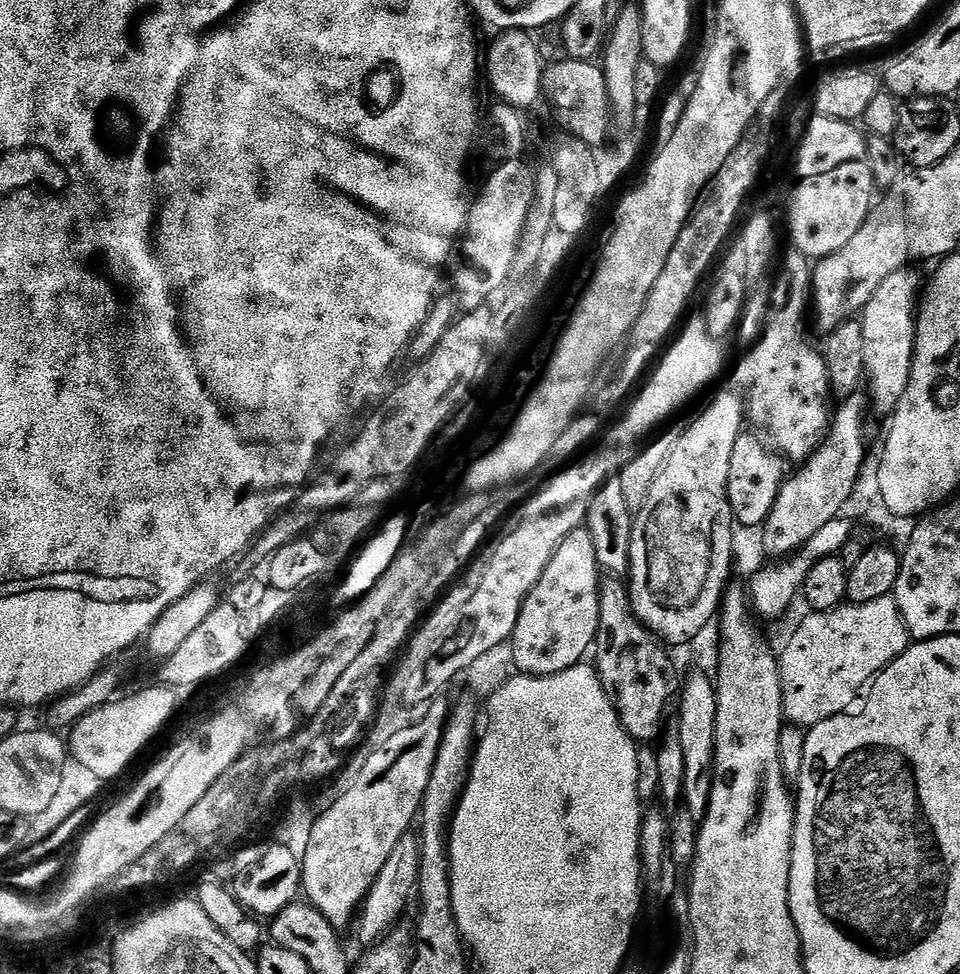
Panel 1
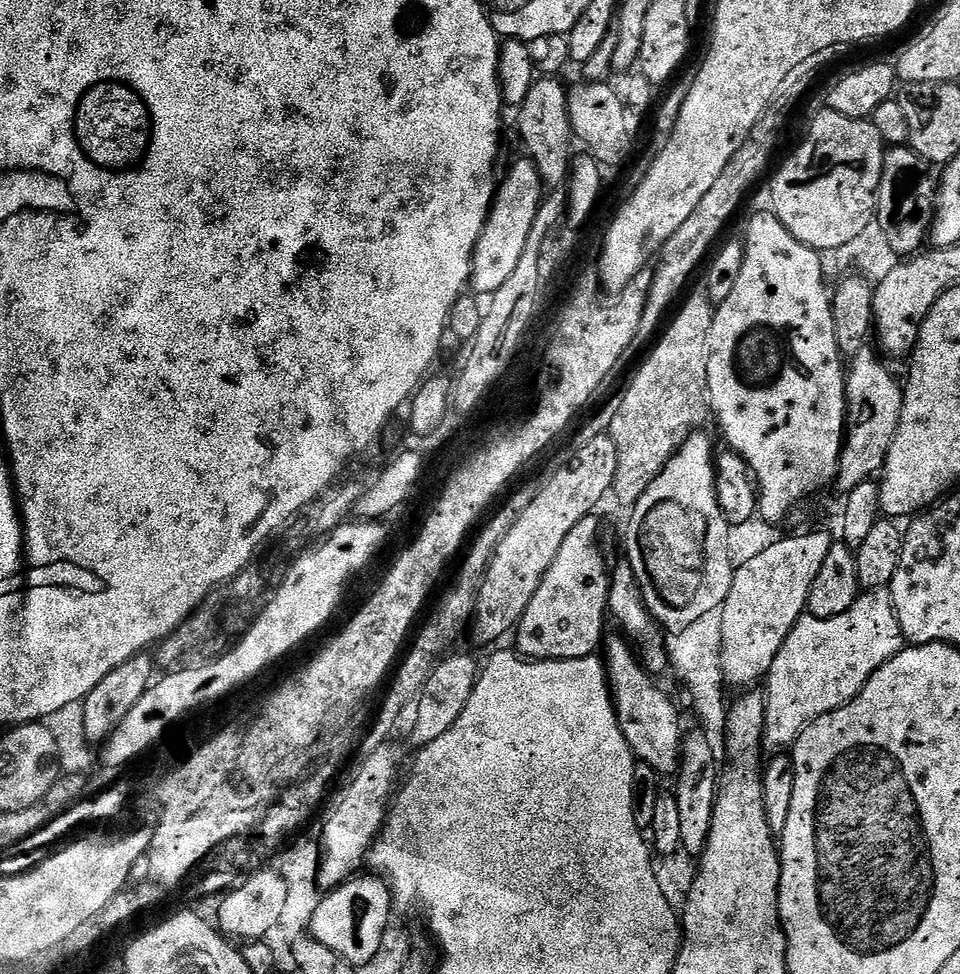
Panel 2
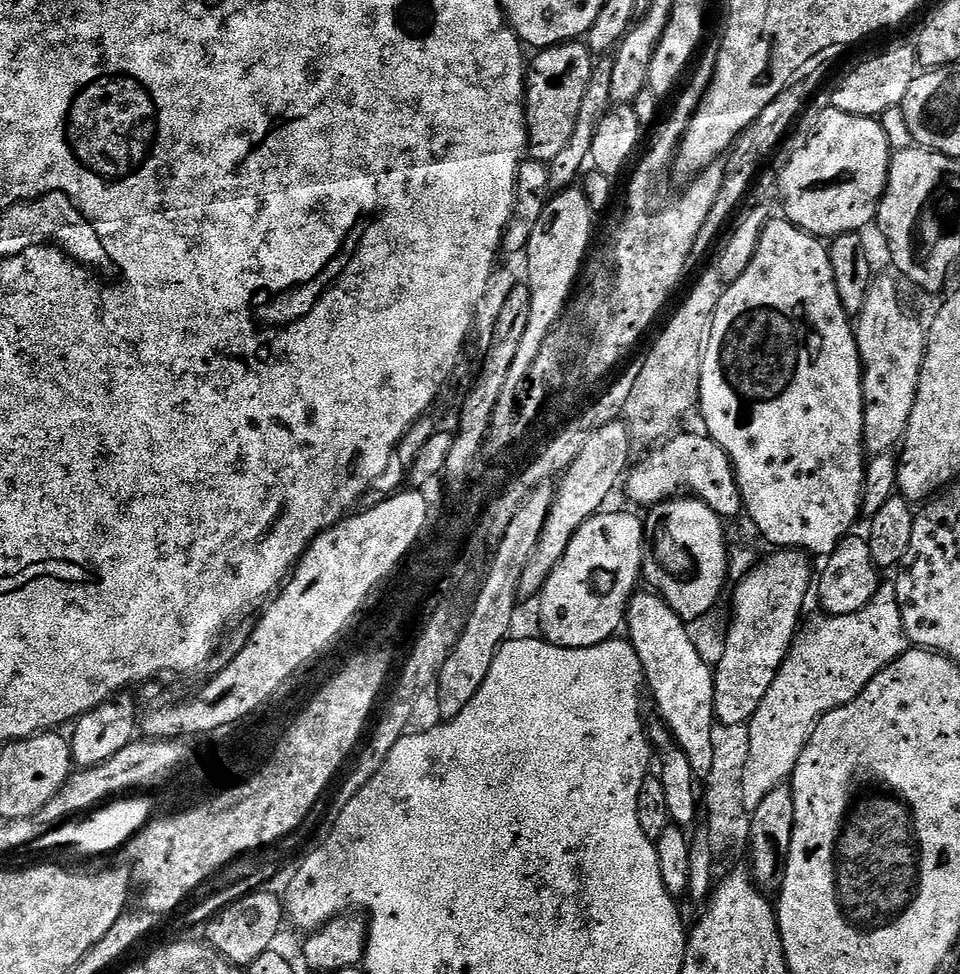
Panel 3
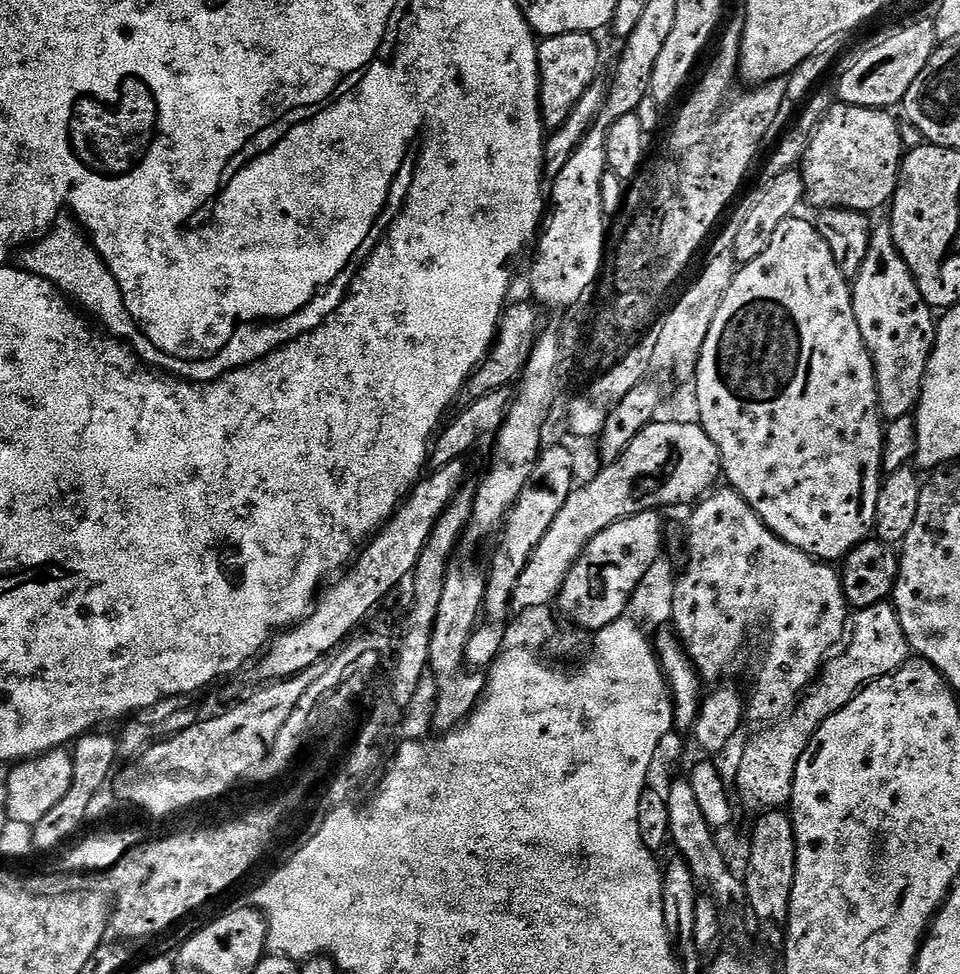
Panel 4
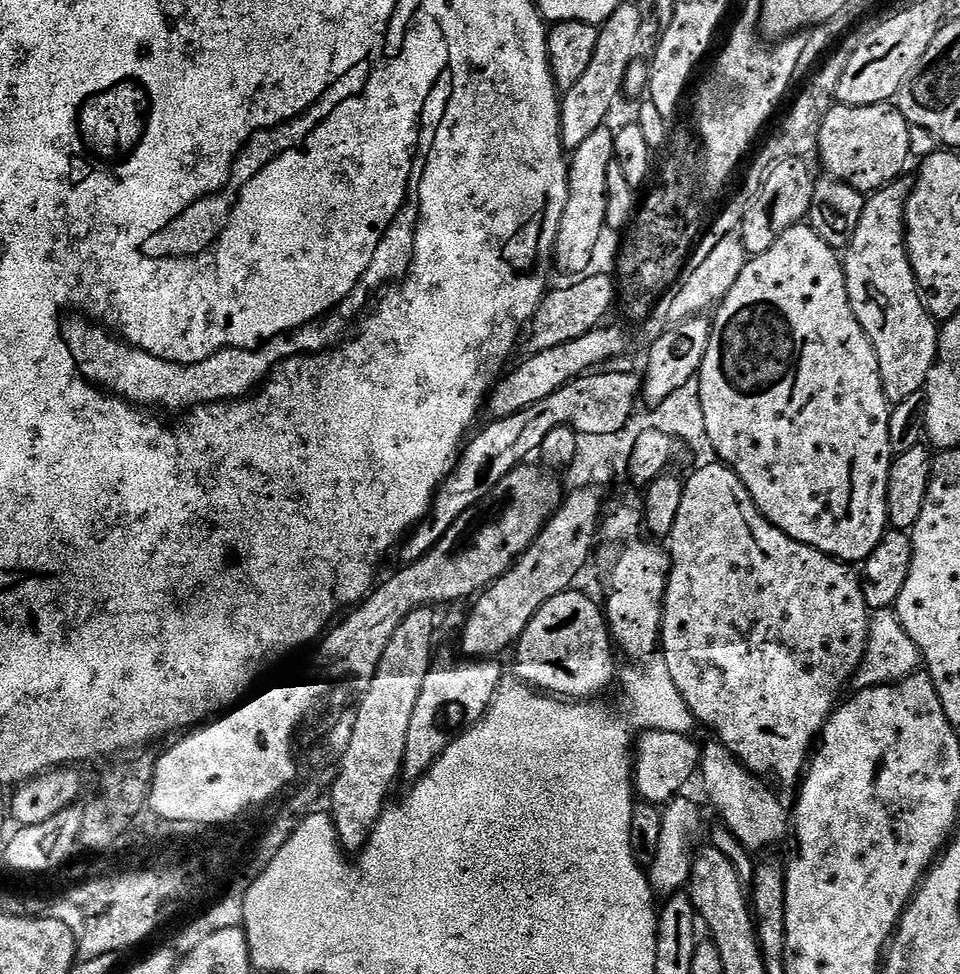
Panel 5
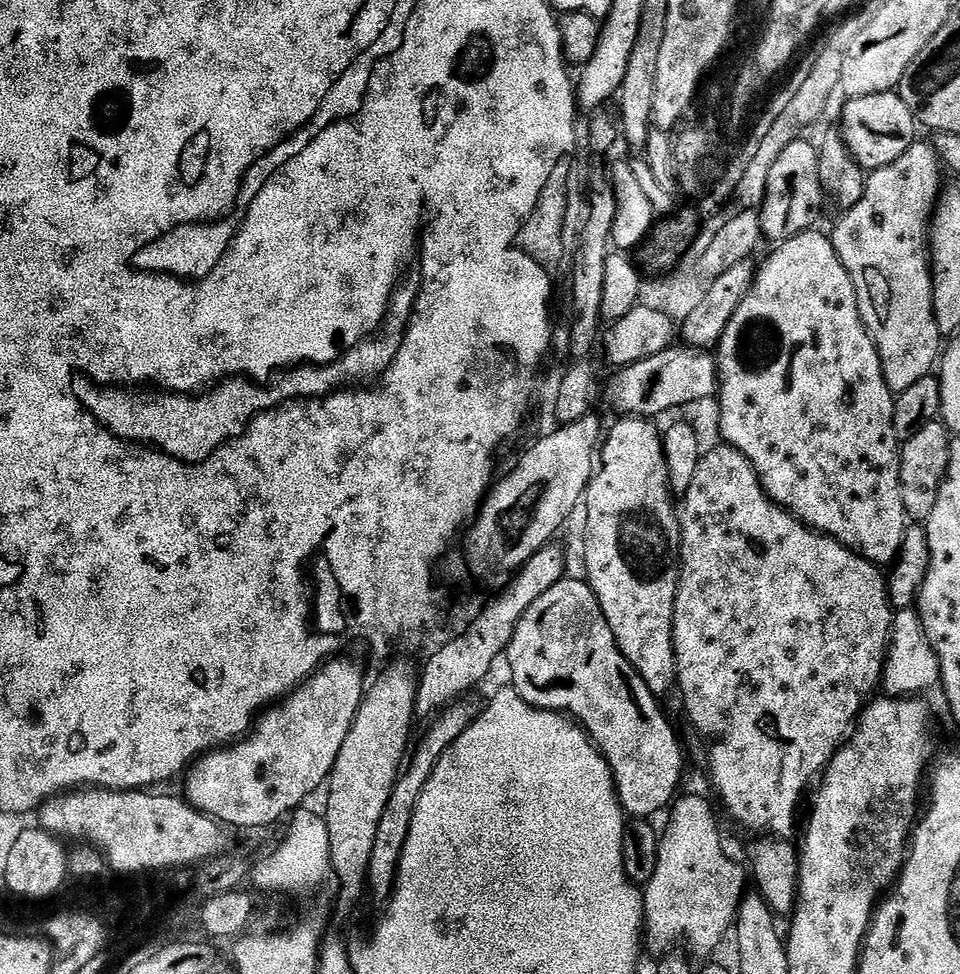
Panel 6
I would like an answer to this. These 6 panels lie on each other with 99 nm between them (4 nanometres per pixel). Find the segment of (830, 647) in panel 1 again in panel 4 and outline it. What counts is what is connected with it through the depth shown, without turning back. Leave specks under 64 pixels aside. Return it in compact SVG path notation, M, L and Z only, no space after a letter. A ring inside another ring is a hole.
M885 602L859 609L851 617L850 635L842 650L837 651L825 663L798 706L792 709L787 718L757 731L760 733L753 740L751 738L747 741L740 768L734 777L734 788L736 784L743 806L750 812L755 811L754 813L787 807L792 799L796 767L818 726L826 722L830 714L842 710L842 706L846 706L846 702L850 702L865 684L889 676L908 659L908 639L902 630L895 604Z

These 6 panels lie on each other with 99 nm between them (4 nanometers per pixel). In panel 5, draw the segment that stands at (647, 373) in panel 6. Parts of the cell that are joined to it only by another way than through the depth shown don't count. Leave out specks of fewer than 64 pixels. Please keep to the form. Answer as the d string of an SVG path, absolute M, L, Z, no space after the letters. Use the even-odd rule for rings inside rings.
M596 370L591 374L577 376L569 384L550 394L550 398L542 398L542 402L534 402L534 406L518 414L510 414L510 418L492 420L480 433L477 431L463 445L454 471L445 478L436 492L430 515L421 520L403 541L403 559L411 562L424 557L444 537L446 530L450 530L450 526L458 522L458 518L468 516L477 505L487 501L498 482L506 478L506 474L525 463L531 457L528 456L531 452L539 453L550 430L567 426L580 434L607 434L617 433L626 426L638 412L636 400L638 404L642 396L641 377L632 372L604 371L608 370Z

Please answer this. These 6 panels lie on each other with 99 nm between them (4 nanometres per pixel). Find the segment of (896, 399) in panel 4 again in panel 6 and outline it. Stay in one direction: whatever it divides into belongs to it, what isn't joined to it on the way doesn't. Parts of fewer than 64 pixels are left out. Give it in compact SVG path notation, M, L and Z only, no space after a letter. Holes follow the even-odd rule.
M931 143L911 144L902 158L894 158L890 166L875 169L865 179L862 198L830 232L834 250L854 282L864 328L876 343L882 374L893 394L933 375L942 352L932 309L930 263L930 217L942 191L940 172L942 165Z

